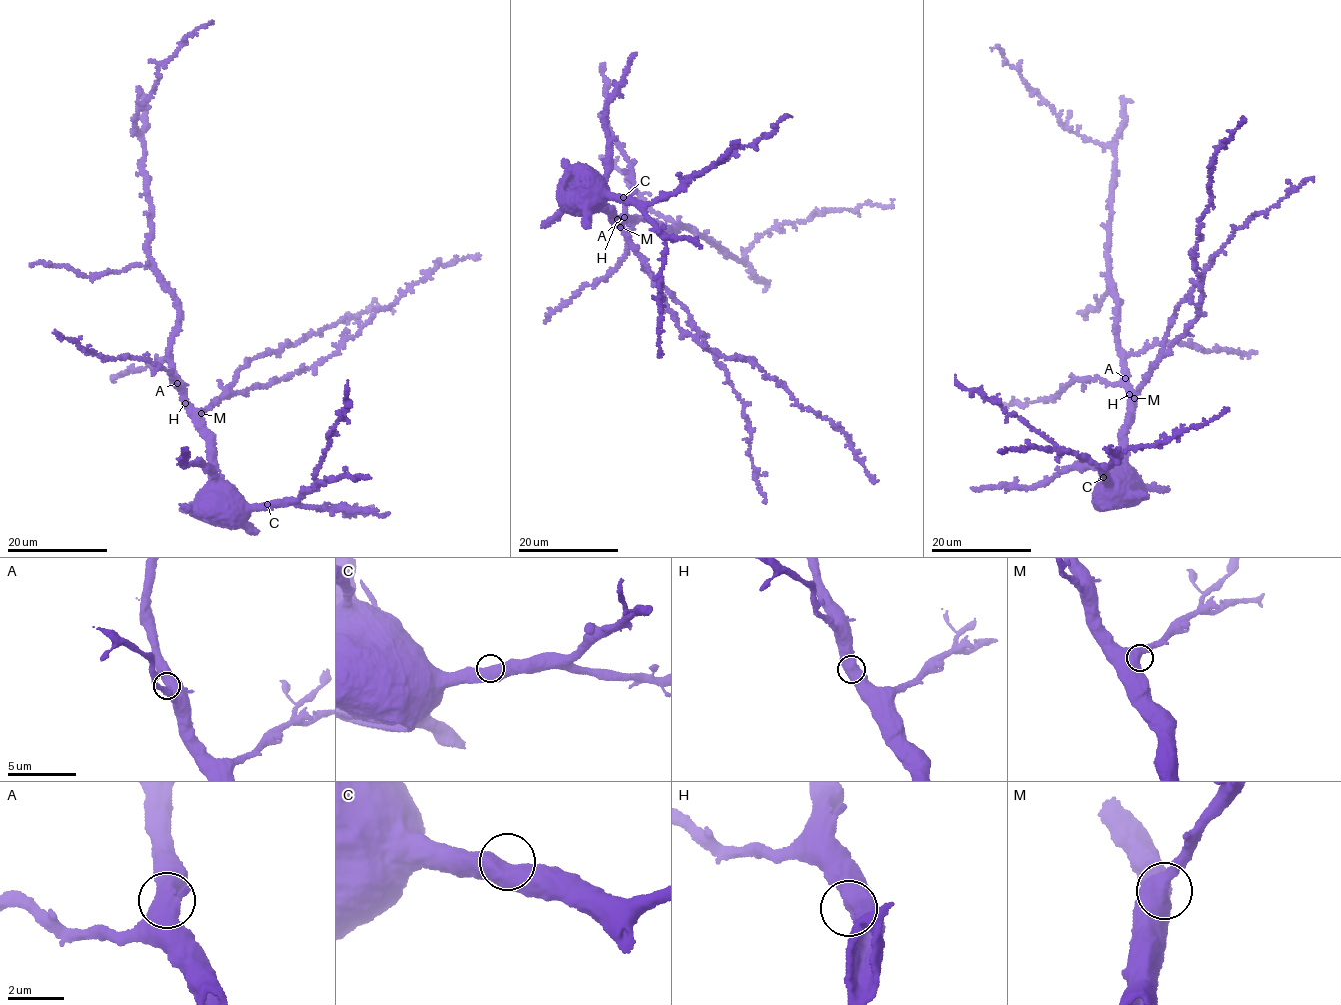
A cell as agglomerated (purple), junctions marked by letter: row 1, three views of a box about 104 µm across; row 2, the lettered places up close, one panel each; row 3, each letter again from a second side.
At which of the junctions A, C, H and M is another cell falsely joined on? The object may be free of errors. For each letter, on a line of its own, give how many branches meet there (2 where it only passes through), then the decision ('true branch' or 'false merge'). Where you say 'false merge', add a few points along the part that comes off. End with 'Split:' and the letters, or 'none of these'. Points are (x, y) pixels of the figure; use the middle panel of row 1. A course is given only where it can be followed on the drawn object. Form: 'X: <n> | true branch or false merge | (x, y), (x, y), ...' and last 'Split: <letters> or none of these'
A: 2 | true branch
C: 2 | true branch
H: 2 | true branch
M: 2 | true branch
Split: none of these

